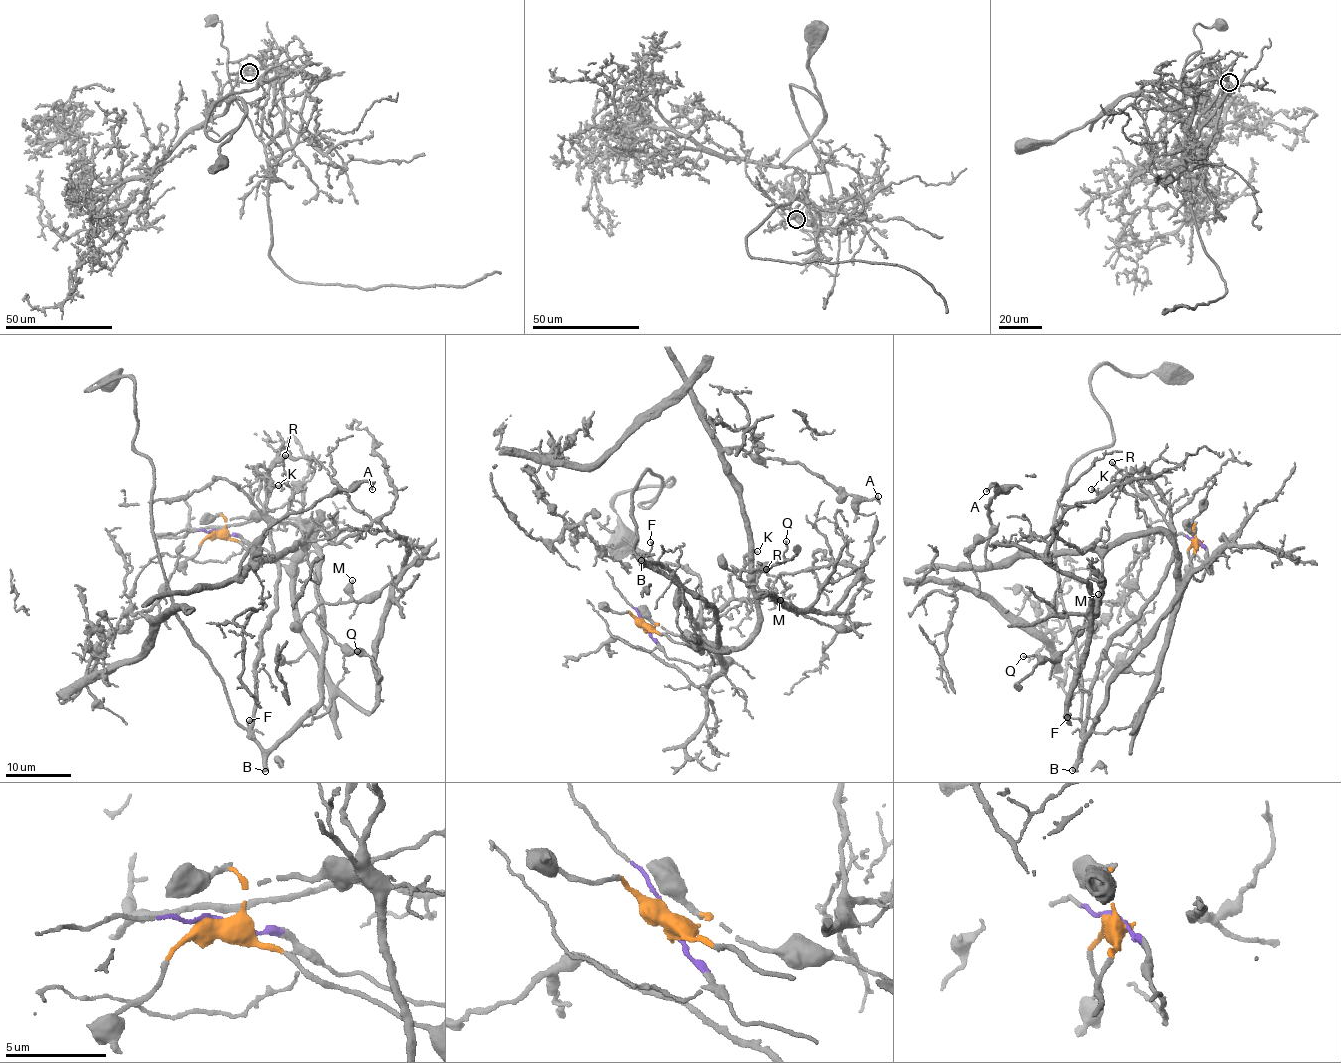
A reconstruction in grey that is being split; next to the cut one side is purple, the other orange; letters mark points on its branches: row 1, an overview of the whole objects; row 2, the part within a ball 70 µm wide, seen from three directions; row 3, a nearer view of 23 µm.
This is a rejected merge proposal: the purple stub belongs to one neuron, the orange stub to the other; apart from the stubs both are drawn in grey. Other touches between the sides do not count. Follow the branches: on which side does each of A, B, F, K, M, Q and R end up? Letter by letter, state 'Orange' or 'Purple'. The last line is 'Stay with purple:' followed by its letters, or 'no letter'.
A: Orange
B: Purple
F: Purple
K: Purple
M: Orange
Q: Orange
R: Purple
Stay with purple: B, F, K, R

